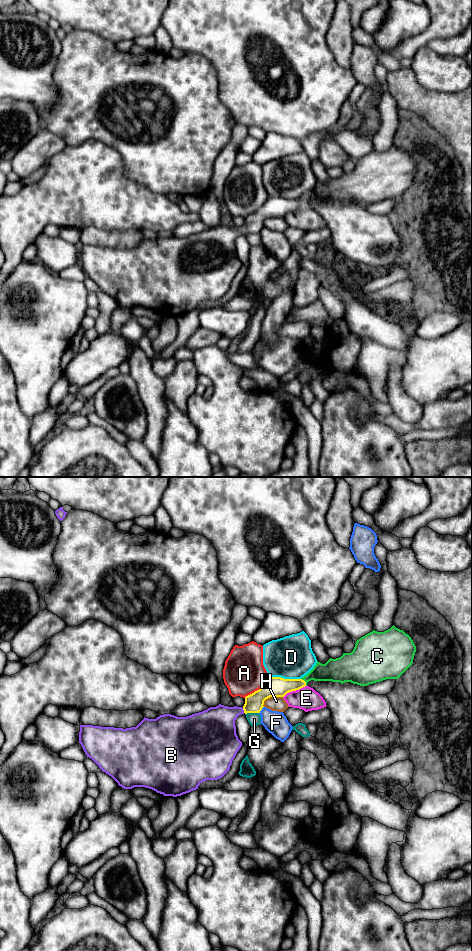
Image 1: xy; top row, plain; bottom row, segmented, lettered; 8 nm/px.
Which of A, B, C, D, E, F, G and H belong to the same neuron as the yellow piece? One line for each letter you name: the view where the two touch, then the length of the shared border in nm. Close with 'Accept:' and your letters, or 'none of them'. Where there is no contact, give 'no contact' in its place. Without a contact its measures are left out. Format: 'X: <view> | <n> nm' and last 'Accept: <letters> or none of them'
B: xy | 40 nm
Accept: B

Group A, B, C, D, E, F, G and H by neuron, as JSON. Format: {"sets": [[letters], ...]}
{"sets": [["A"], ["B"], ["C"], ["D"], ["E", "F", "H"], ["G"]]}

